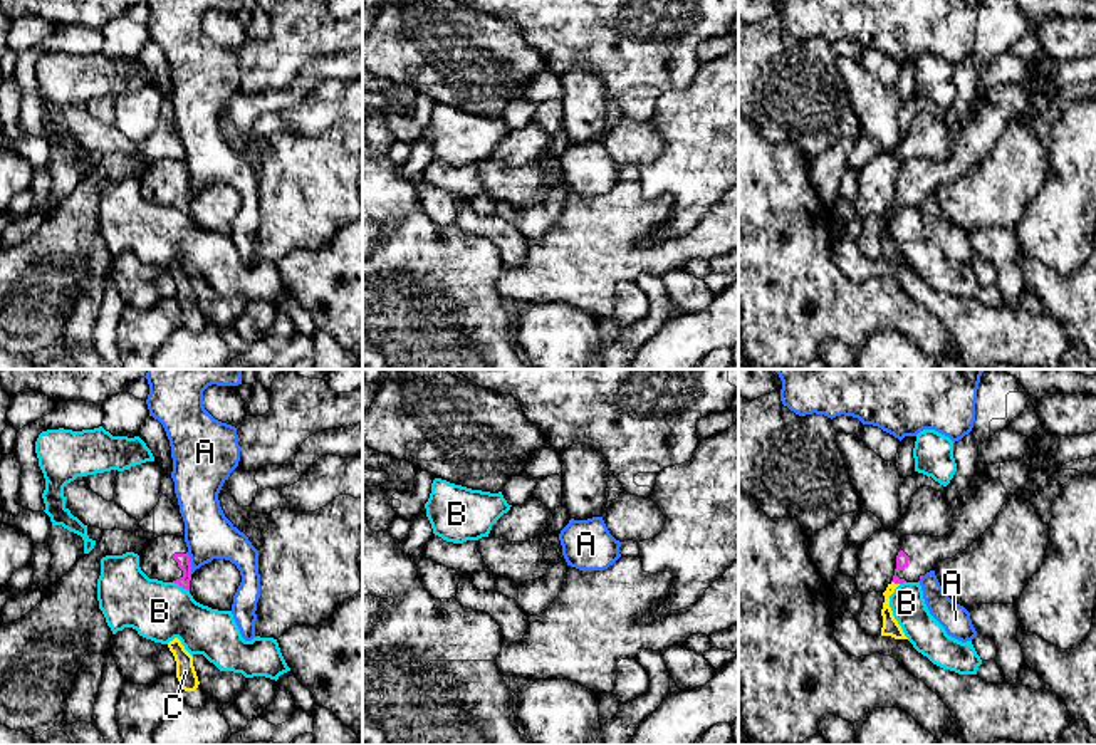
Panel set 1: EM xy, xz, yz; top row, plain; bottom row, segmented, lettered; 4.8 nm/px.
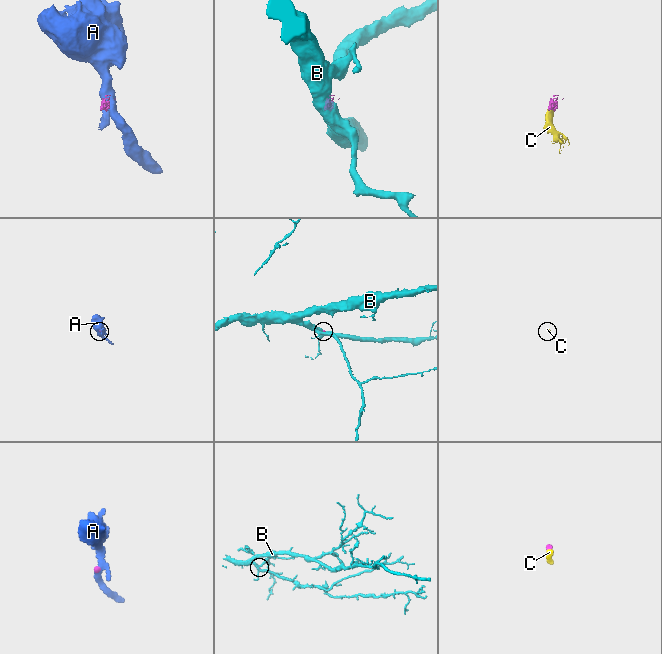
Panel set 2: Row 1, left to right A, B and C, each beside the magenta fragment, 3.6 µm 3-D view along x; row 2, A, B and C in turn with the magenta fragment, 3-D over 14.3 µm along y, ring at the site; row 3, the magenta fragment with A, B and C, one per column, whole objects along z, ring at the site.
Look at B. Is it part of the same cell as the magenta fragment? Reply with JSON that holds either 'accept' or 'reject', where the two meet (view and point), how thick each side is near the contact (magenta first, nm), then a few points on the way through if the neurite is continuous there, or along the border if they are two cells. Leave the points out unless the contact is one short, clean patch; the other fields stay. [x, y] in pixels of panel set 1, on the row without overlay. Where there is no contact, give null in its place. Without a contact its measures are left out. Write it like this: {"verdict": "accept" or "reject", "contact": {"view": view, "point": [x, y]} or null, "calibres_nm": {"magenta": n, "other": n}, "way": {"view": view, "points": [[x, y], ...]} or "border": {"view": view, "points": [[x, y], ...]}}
{"verdict": "reject", "contact": {"view": "xy", "point": [182, 210]}, "calibres_nm": {"magenta": 60, "other": 280}, "border": {"view": "xy", "points": [[173, 205], [188, 215]]}}

